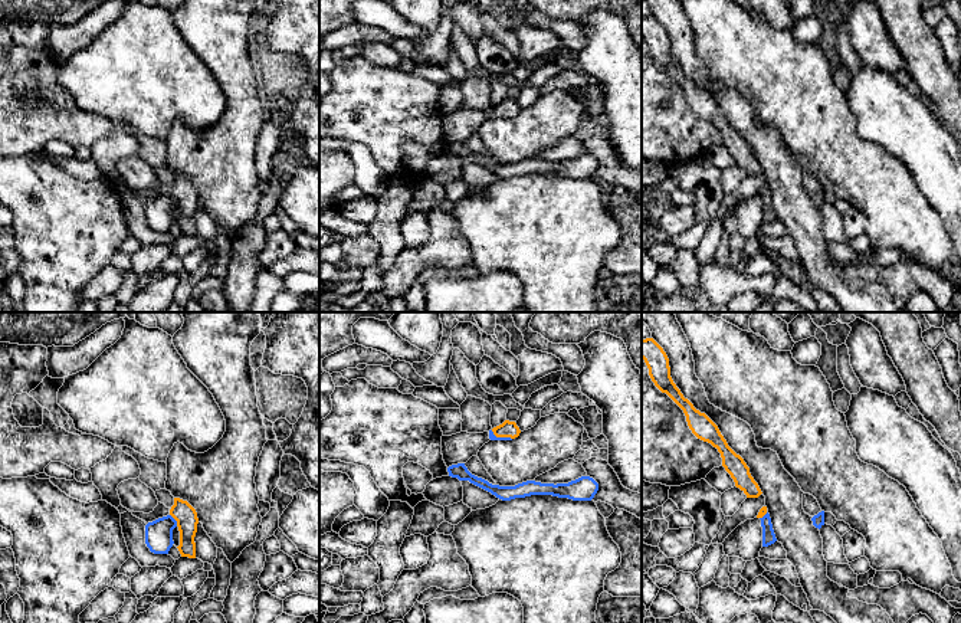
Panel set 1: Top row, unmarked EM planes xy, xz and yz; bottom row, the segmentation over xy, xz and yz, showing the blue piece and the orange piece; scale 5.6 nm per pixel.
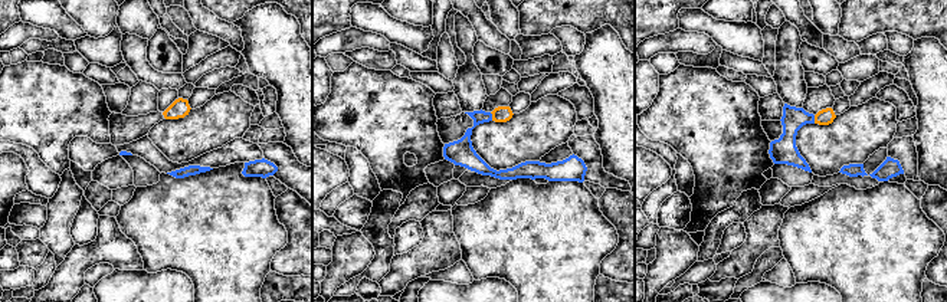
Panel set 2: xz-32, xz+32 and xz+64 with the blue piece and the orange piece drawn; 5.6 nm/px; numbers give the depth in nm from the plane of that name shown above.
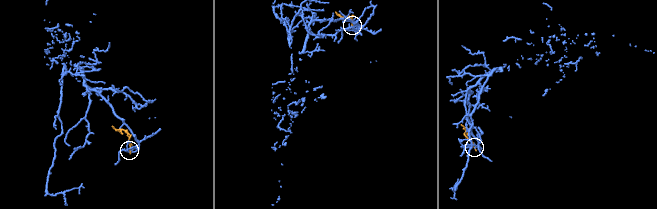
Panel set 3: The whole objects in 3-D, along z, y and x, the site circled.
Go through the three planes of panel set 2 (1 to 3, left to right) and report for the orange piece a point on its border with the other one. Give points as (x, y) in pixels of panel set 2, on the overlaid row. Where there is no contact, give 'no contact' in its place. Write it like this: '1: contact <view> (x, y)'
1: no contact
2: contact xz+32 (491, 117)
3: contact xz+64 (813, 120)

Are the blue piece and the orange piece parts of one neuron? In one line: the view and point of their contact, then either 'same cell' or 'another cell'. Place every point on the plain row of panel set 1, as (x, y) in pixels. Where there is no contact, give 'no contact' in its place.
contact xy (174, 197); another cell

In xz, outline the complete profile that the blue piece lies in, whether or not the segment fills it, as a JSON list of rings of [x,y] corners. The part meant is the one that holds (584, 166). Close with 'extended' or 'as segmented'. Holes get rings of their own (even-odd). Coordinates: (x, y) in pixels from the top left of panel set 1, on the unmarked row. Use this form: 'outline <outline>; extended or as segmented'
outline [[[465,141],[452,142],[447,145],[449,154],[459,158],[469,158],[470,161],[491,170],[502,178],[515,176],[525,176],[531,173],[552,173],[558,176],[568,176],[573,178],[591,178],[598,168],[598,161],[590,154],[581,154],[568,161],[541,161],[527,158],[515,164],[492,163],[488,158],[472,153]]]; as segmented

